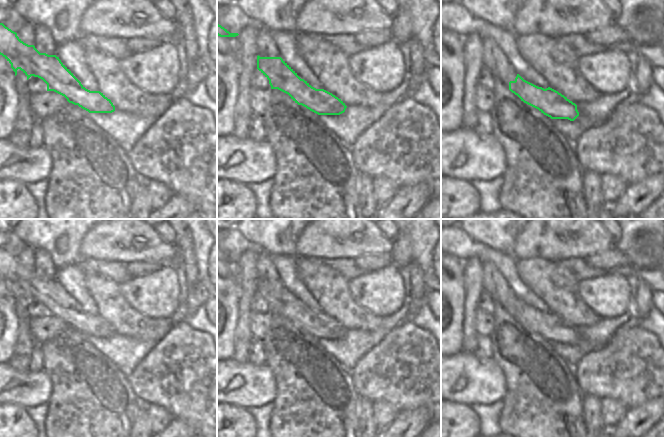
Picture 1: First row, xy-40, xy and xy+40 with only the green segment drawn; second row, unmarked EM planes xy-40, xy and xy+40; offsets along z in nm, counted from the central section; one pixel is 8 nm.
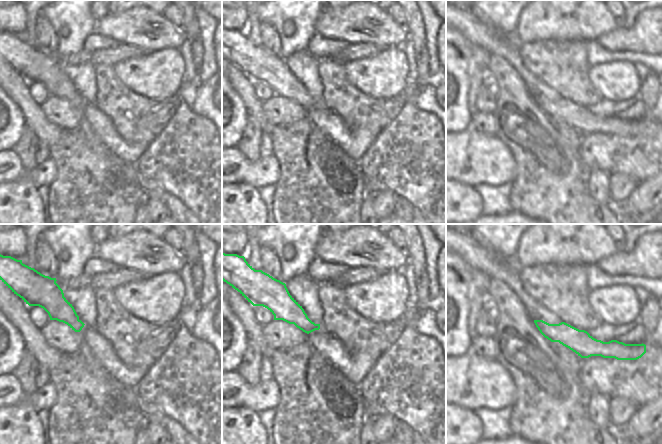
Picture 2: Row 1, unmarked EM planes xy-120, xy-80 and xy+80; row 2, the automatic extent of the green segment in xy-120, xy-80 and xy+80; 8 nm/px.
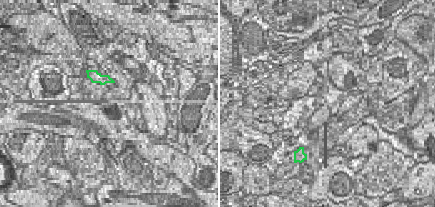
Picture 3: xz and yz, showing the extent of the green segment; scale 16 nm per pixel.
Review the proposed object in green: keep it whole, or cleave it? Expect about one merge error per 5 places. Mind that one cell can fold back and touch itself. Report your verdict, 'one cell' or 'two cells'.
one cell

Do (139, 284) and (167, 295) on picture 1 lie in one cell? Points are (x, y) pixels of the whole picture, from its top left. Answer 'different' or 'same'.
same

